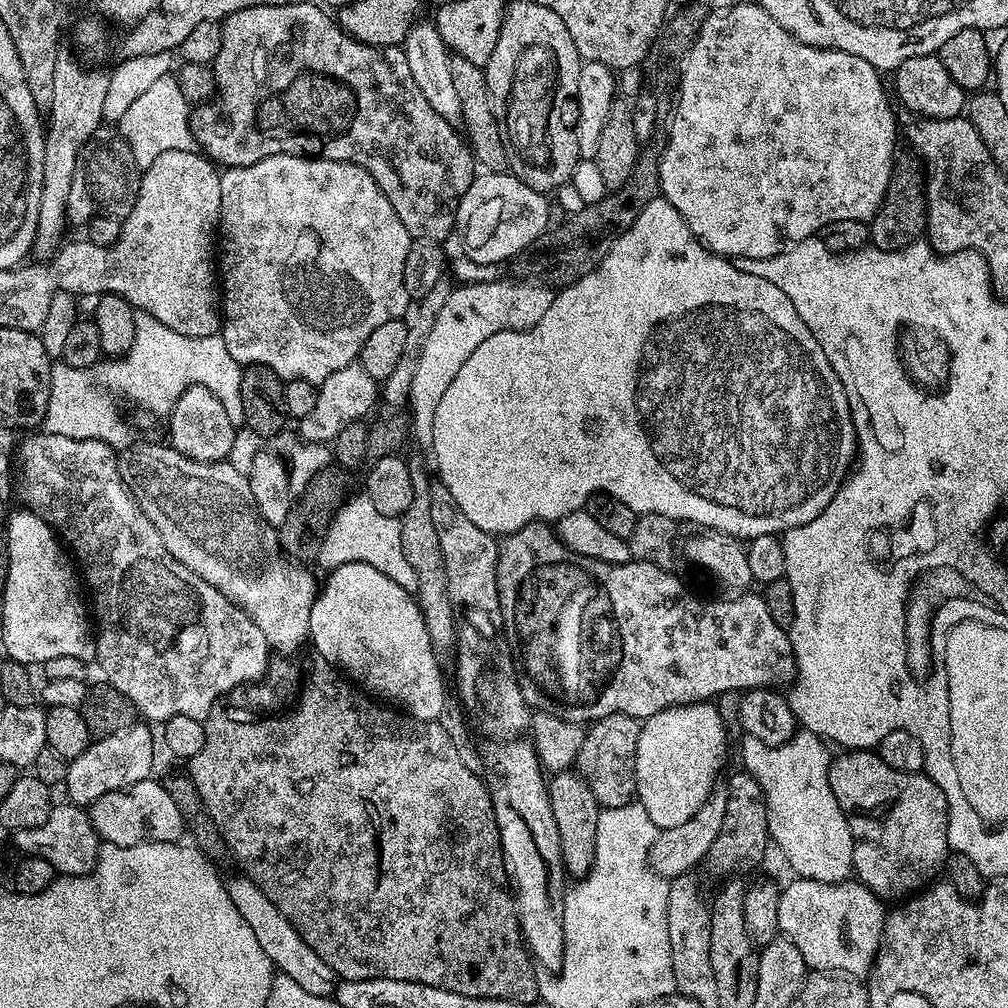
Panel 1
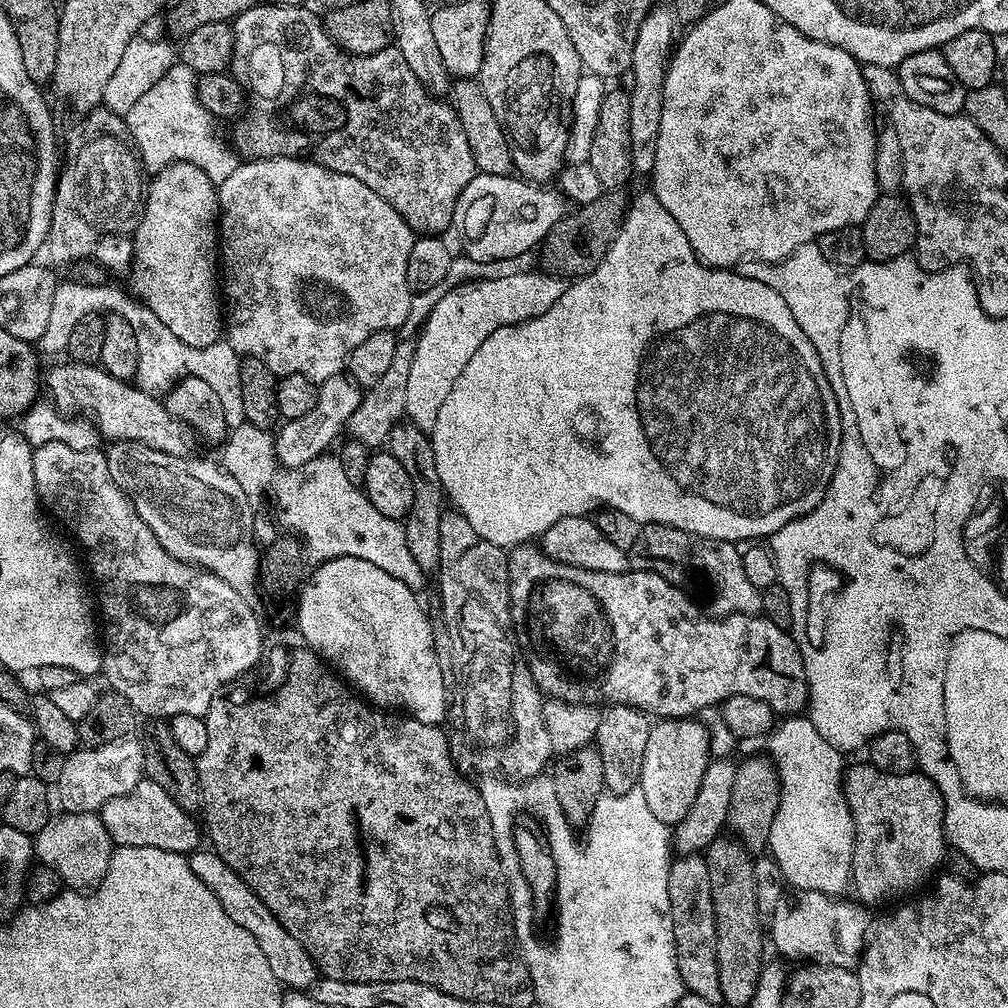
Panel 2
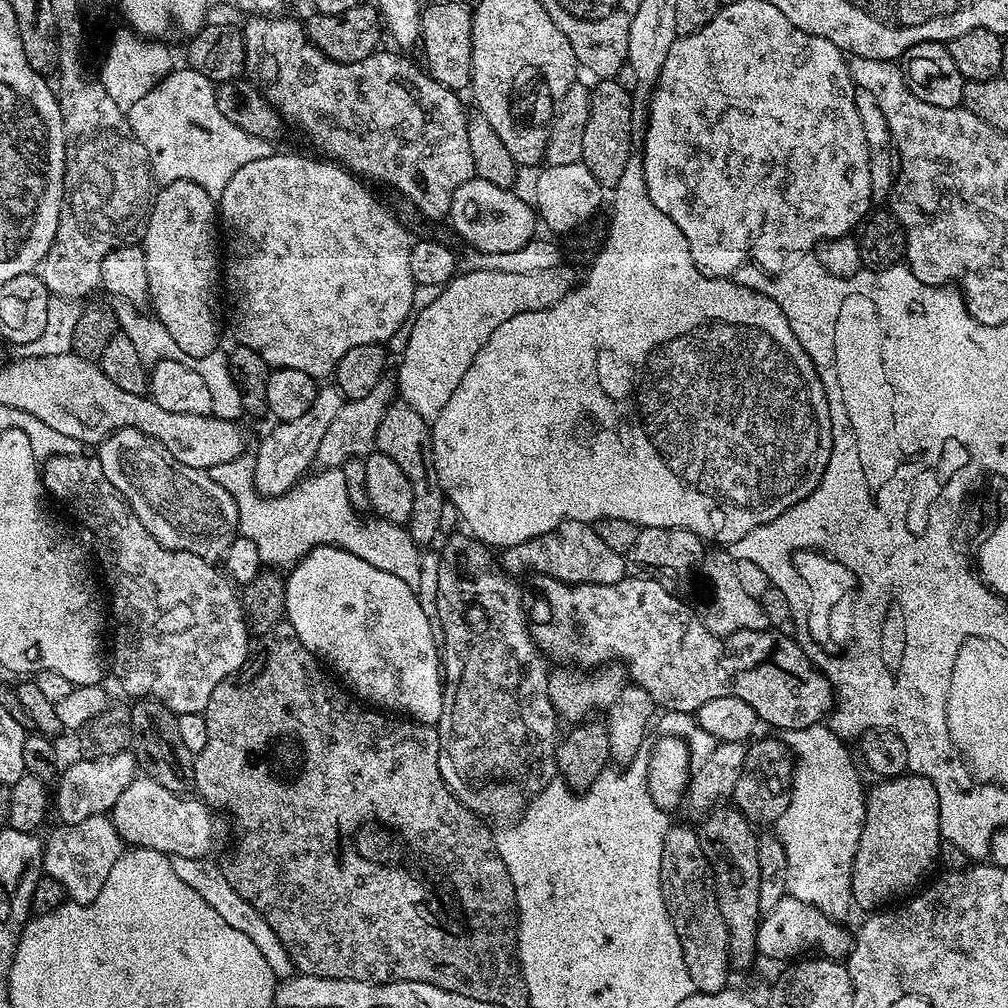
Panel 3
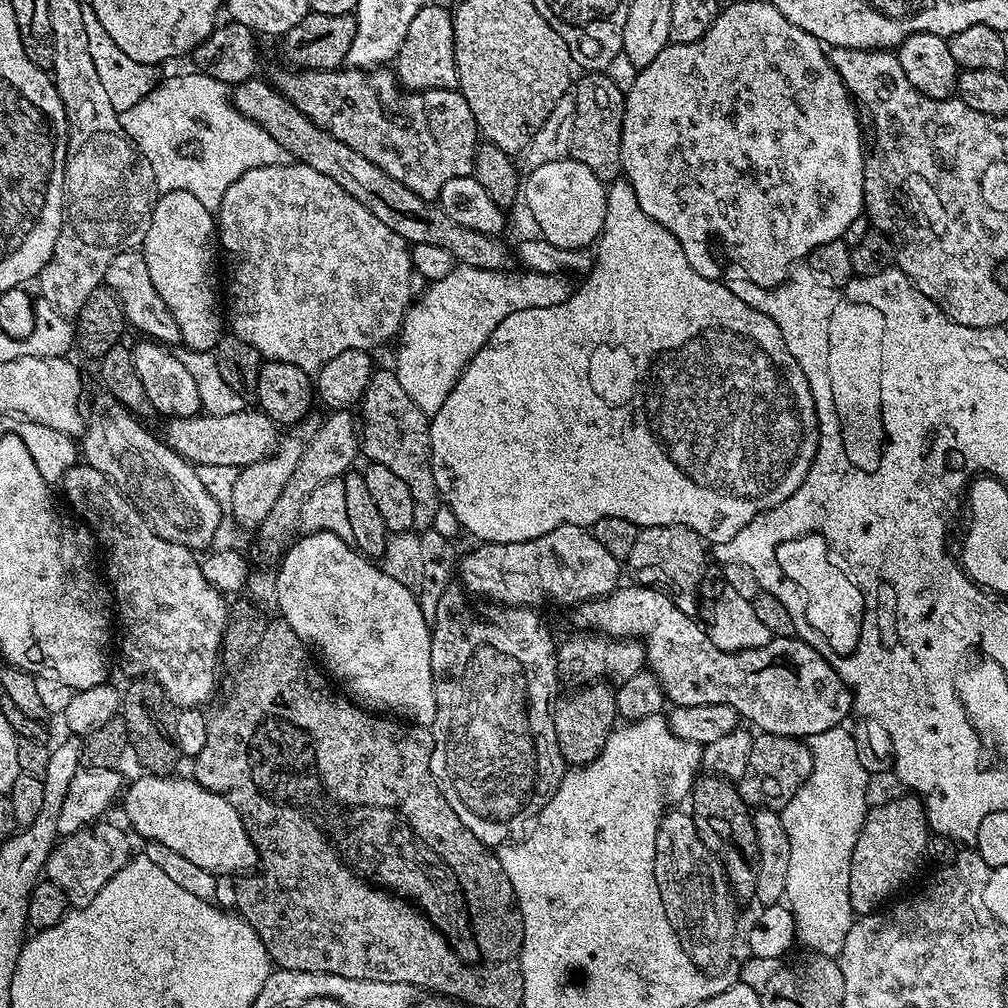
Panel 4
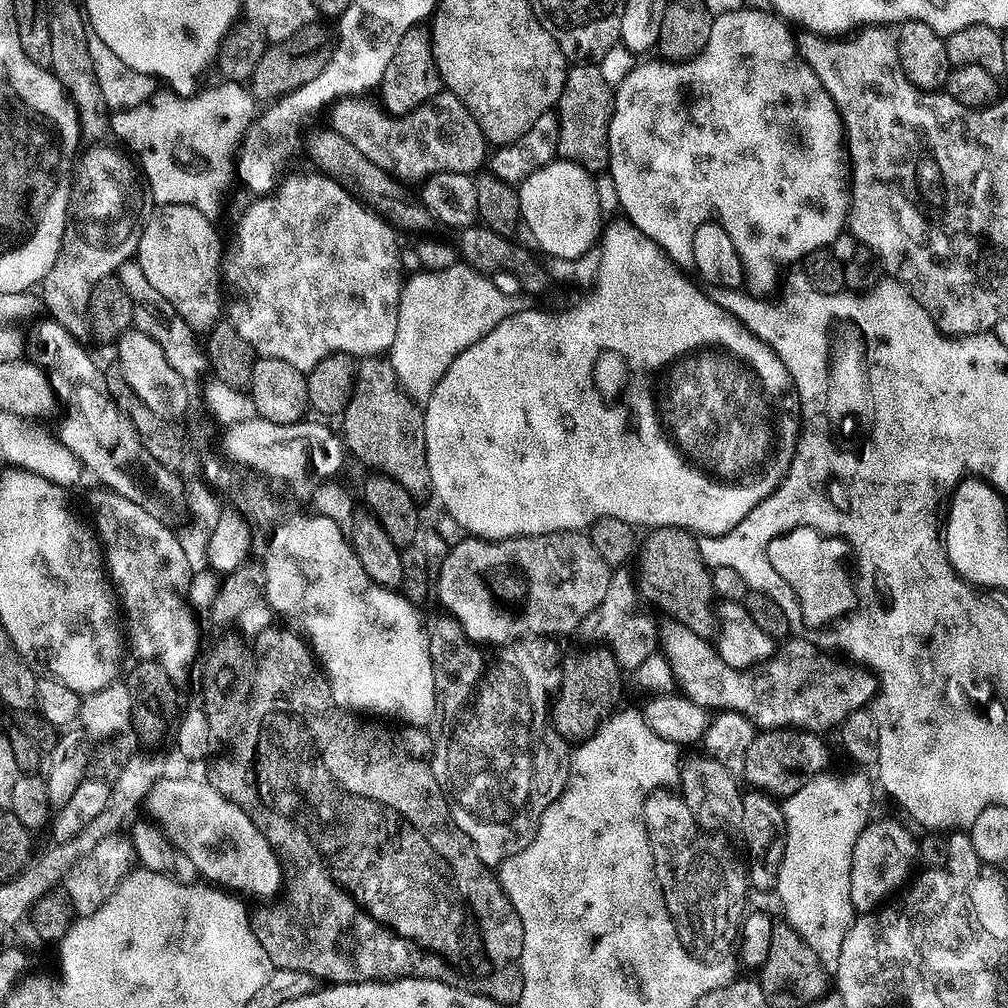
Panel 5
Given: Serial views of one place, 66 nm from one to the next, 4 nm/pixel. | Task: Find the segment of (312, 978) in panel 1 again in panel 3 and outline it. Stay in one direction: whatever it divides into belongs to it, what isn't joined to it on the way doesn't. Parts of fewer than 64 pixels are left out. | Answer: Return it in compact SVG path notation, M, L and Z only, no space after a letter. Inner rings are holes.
M173 856L171 861L174 874L178 874L178 878L182 878L182 882L186 882L186 886L190 886L190 890L194 890L194 894L198 894L209 906L218 910L218 914L222 918L226 918L226 922L230 926L234 926L234 930L242 930L242 934L246 934L246 938L250 938L254 942L254 946L258 946L262 958L266 958L266 966L270 966L277 981L286 980L293 975L292 959L286 946L282 946L282 942L278 938L278 934L274 934L270 922L266 922L266 918L262 918L262 914L258 914L258 910L254 910L254 906L250 906L250 902L246 902L242 898L242 894L238 894L238 890L234 890L234 886L226 878L224 869L219 863L216 865L212 858L199 860L181 856Z

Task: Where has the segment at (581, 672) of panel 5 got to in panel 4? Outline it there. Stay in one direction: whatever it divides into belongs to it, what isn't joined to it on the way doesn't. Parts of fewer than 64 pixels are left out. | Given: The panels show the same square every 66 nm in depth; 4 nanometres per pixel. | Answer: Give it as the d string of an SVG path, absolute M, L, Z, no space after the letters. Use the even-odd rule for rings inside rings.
M608 682L585 684L577 688L564 701L555 705L552 721L554 734L565 765L581 766L590 763L606 746L606 738L617 727L616 688Z

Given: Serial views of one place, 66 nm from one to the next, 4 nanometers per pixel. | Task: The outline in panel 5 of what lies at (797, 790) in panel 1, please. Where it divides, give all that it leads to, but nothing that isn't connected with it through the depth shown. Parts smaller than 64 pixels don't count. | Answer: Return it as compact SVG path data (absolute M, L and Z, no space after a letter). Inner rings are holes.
M852 771L856 772L848 772L845 776L816 776L803 784L794 795L787 797L782 804L786 842L774 892L775 895L780 895L780 900L784 903L783 919L806 942L806 946L810 946L810 950L818 954L824 967L829 970L835 969L836 959L842 950L842 941L858 915L850 902L850 866L854 842L858 842L858 834L862 834L873 815L872 784L860 773L863 771Z

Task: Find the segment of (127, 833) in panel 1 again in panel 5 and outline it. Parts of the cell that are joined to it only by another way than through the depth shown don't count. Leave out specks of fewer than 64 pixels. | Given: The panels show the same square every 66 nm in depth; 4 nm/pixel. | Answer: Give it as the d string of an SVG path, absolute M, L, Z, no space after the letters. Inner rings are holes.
M180 776L177 780L168 779L160 779L148 792L146 812L148 808L149 814L147 813L147 815L155 821L160 831L167 836L168 841L187 860L194 862L197 873L203 879L204 876L208 879L205 881L211 882L221 889L231 890L236 894L243 894L245 897L275 897L282 888L280 860L274 854L270 842L266 842L266 838L258 830L258 826L254 826L254 822L250 822L250 818L246 818L244 811L238 806L234 806L234 802L230 802L225 796L218 794L218 790L213 790L207 779L200 778L200 780L195 780L192 776Z

